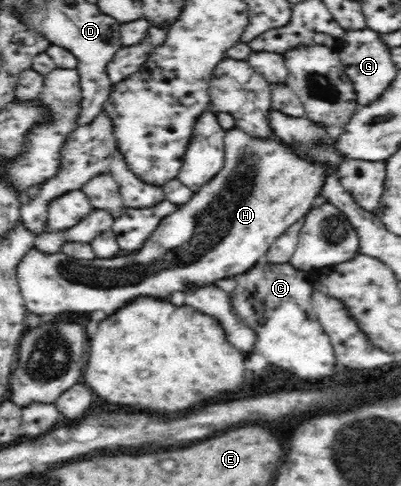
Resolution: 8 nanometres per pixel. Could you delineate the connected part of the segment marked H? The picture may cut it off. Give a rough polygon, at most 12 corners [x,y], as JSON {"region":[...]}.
{"region":[[224,135],[221,170],[135,254],[30,248],[28,312],[115,310],[245,273],[327,169]]}

